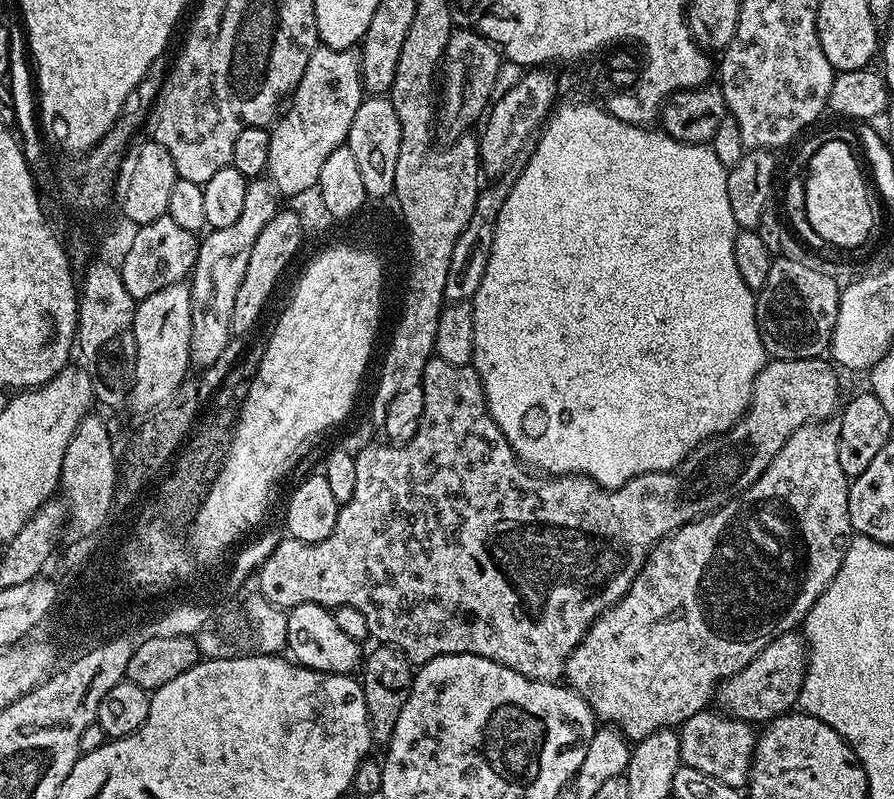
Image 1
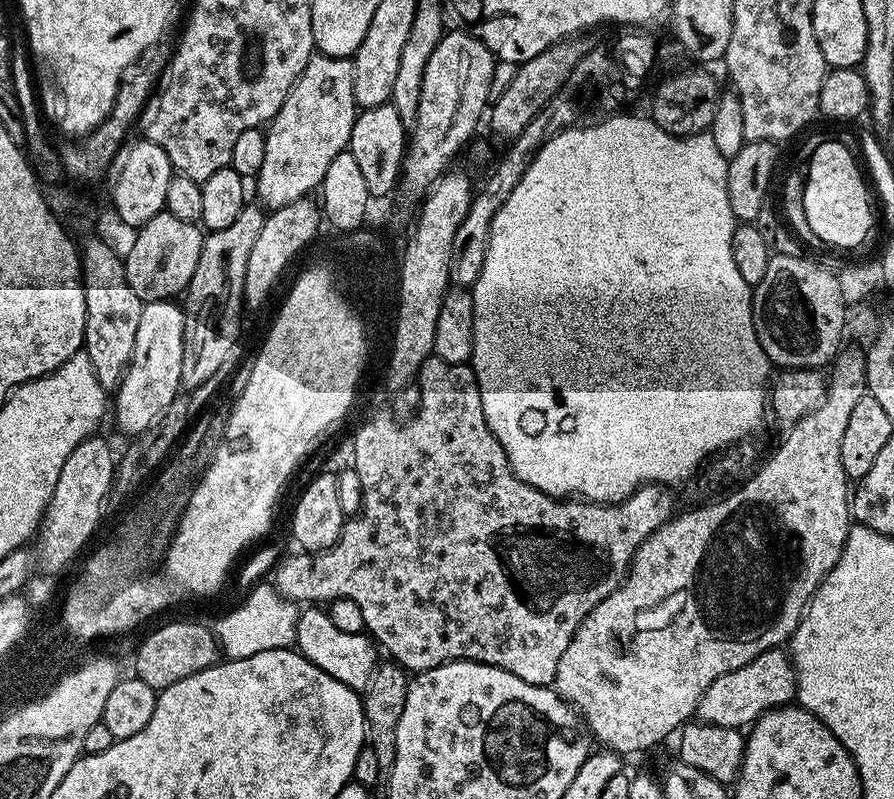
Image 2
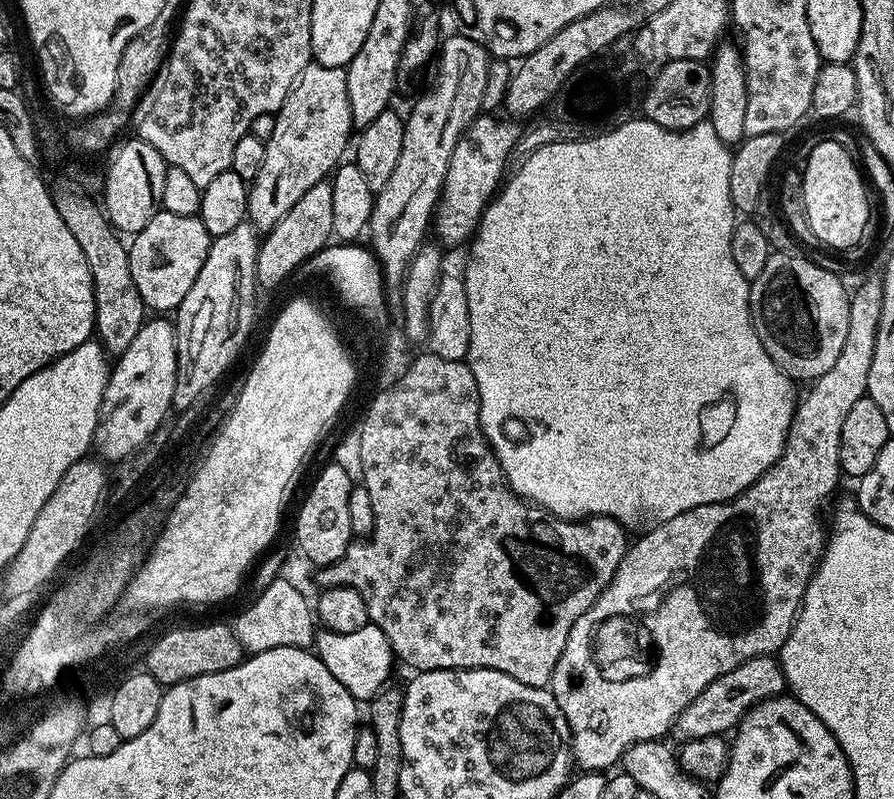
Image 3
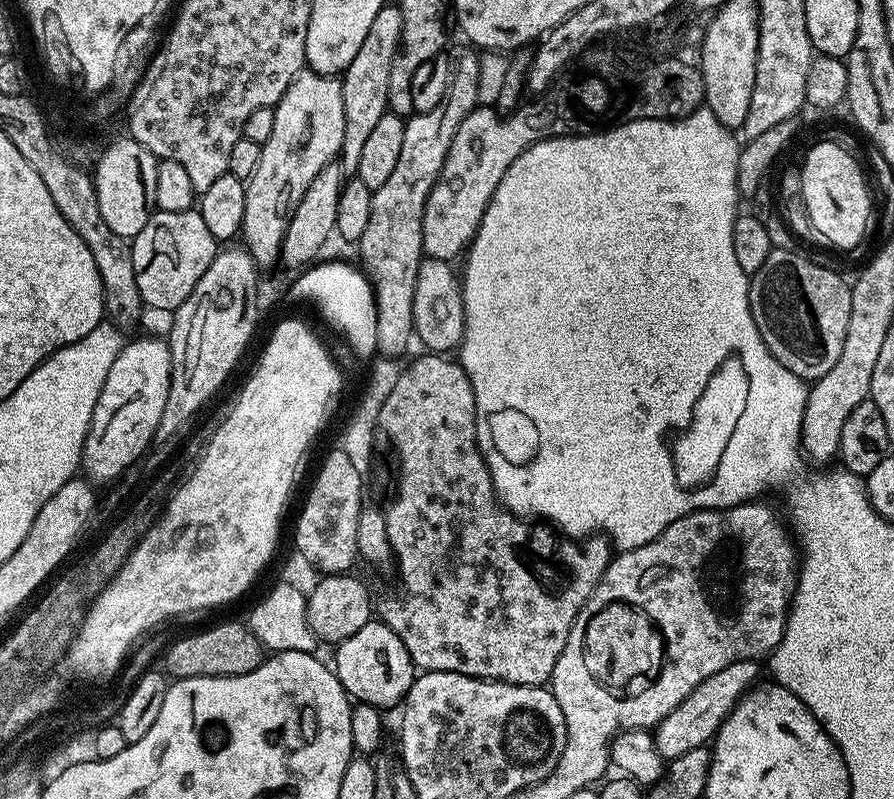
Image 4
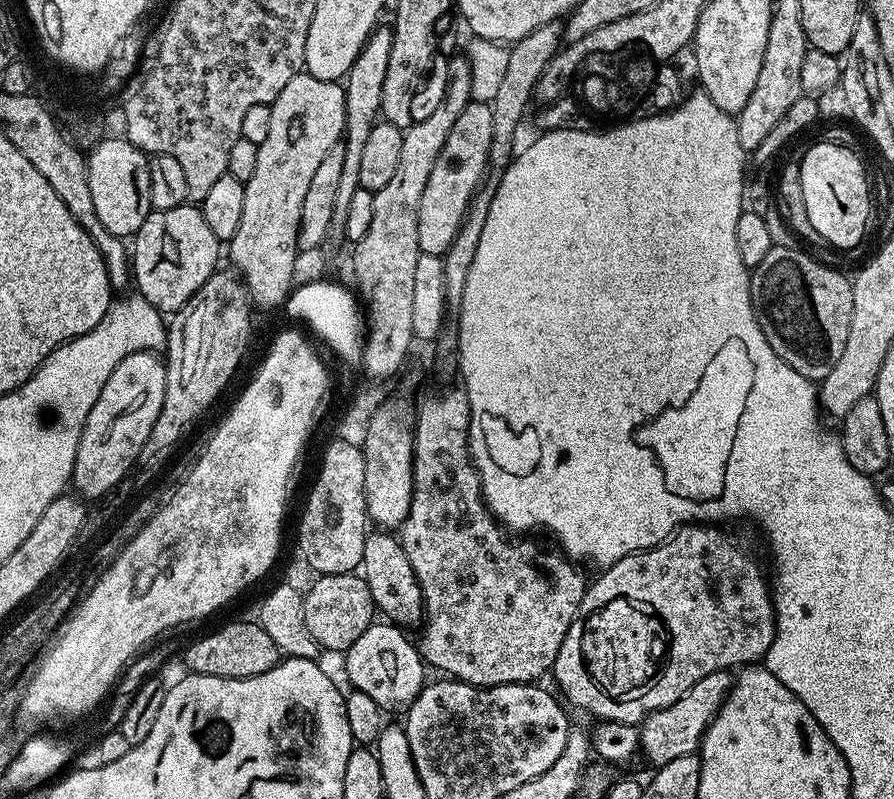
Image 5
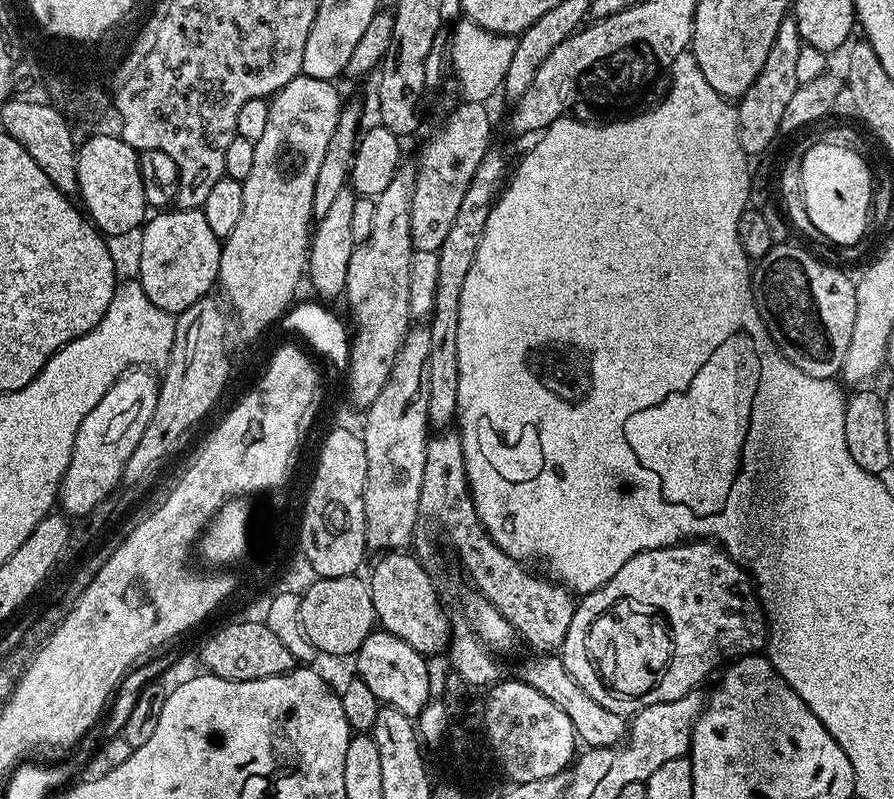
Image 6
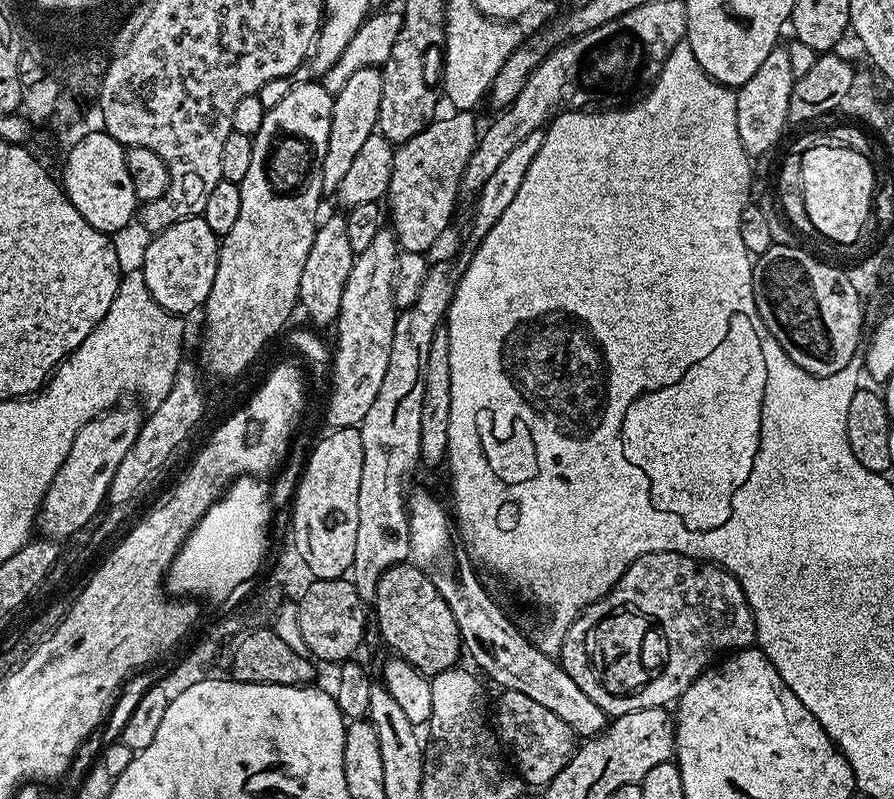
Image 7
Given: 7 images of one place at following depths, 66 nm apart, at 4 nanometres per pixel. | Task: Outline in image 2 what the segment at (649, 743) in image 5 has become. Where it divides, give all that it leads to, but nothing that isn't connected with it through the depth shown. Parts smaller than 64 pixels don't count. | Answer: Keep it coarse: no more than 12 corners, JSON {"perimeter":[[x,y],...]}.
{"perimeter":[[783,647],[714,678],[702,724],[744,730],[795,700]]}

